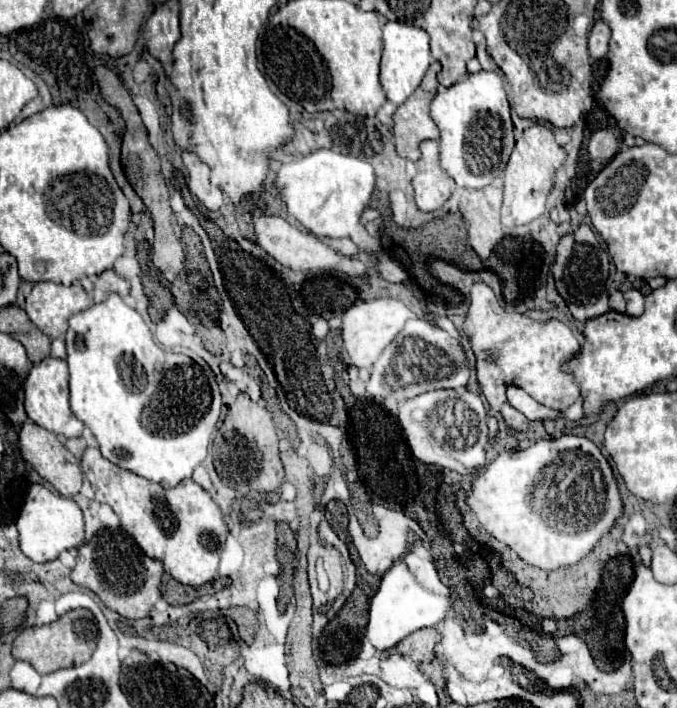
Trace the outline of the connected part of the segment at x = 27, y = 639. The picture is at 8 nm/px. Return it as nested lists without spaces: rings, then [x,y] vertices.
[[[67,612],[51,624],[25,628],[13,642],[13,658],[29,662],[39,674],[49,674],[59,668],[69,668],[69,666],[87,662],[87,658],[91,658],[91,654],[93,654],[93,648],[87,640],[83,640],[75,634],[73,620],[75,620],[75,612]]]

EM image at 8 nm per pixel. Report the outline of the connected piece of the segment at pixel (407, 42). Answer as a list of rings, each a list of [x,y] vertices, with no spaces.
[[[387,22],[383,26],[383,58],[381,58],[381,86],[387,94],[387,100],[393,104],[403,104],[415,88],[421,84],[429,64],[431,64],[431,52],[429,52],[429,34],[419,26],[409,26],[403,22]]]

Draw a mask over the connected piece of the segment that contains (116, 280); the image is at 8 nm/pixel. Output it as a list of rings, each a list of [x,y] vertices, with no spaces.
[[[107,270],[95,278],[95,302],[103,302],[111,292],[117,292],[121,298],[125,298],[129,294],[129,288],[131,286],[125,278],[117,276],[113,270]]]

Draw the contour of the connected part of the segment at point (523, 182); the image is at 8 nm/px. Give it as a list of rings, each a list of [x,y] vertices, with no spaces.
[[[527,119],[519,121],[519,132],[523,136],[515,144],[515,150],[505,168],[505,176],[503,176],[505,196],[503,196],[503,210],[501,210],[501,220],[505,226],[529,224],[531,220],[539,218],[545,212],[545,200],[553,186],[555,172],[567,158],[567,152],[555,142],[551,128],[543,122],[534,123],[535,121],[527,121]]]

